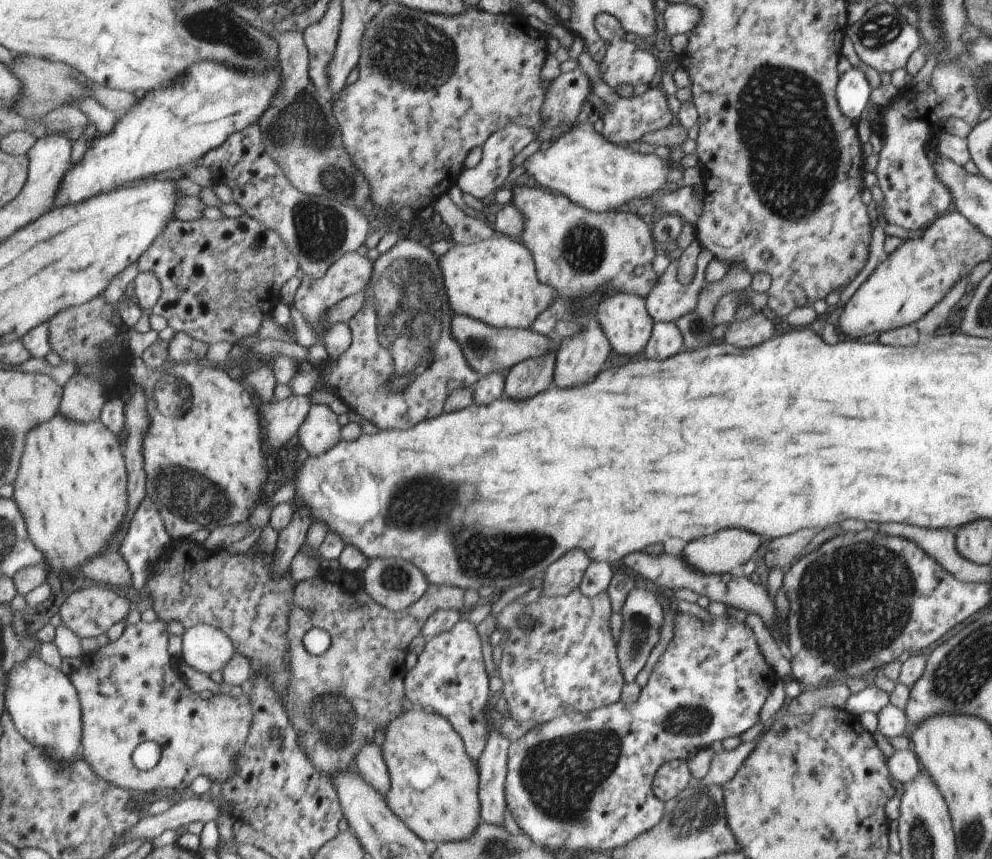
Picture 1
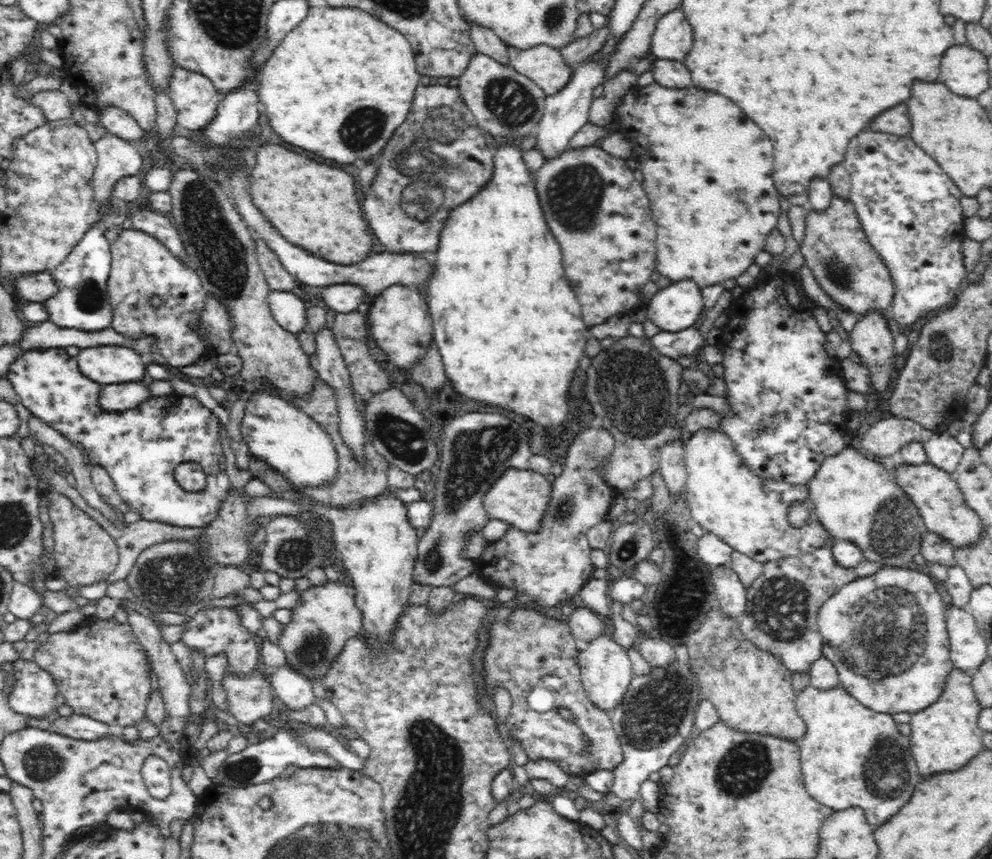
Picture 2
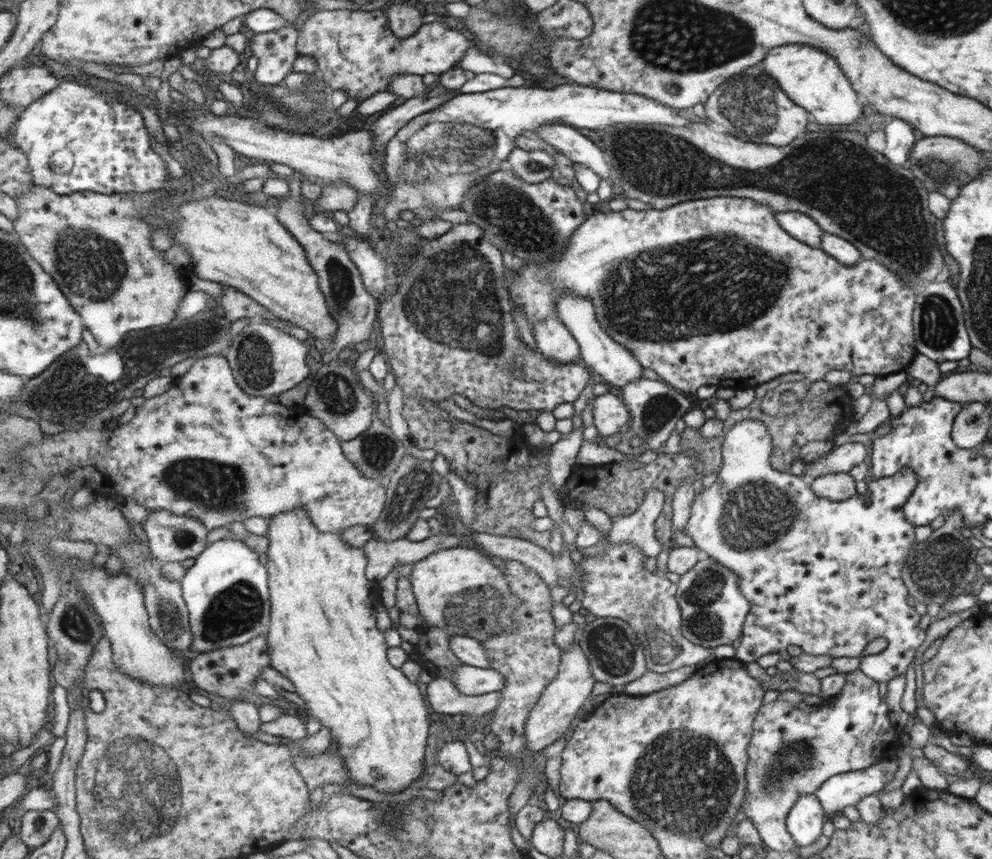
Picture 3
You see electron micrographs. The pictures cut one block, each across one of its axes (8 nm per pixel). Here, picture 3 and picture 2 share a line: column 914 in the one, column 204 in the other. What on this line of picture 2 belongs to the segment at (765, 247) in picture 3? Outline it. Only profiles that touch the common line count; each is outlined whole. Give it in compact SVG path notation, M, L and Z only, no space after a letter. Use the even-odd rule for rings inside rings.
M134 228L121 229L119 233L111 248L113 264L106 280L112 306L112 328L130 339L150 338L152 360L162 366L186 367L212 354L206 349L205 336L188 327L205 308L208 294L197 273L150 234ZM156 294L164 301L161 308L152 308L149 304Z

